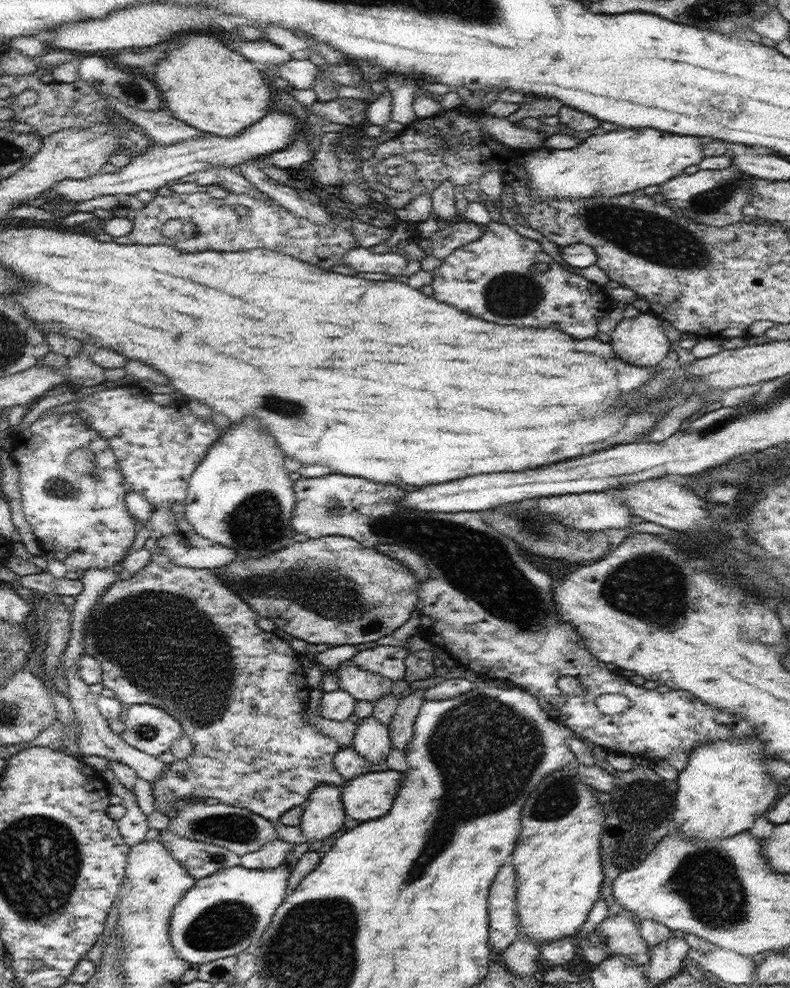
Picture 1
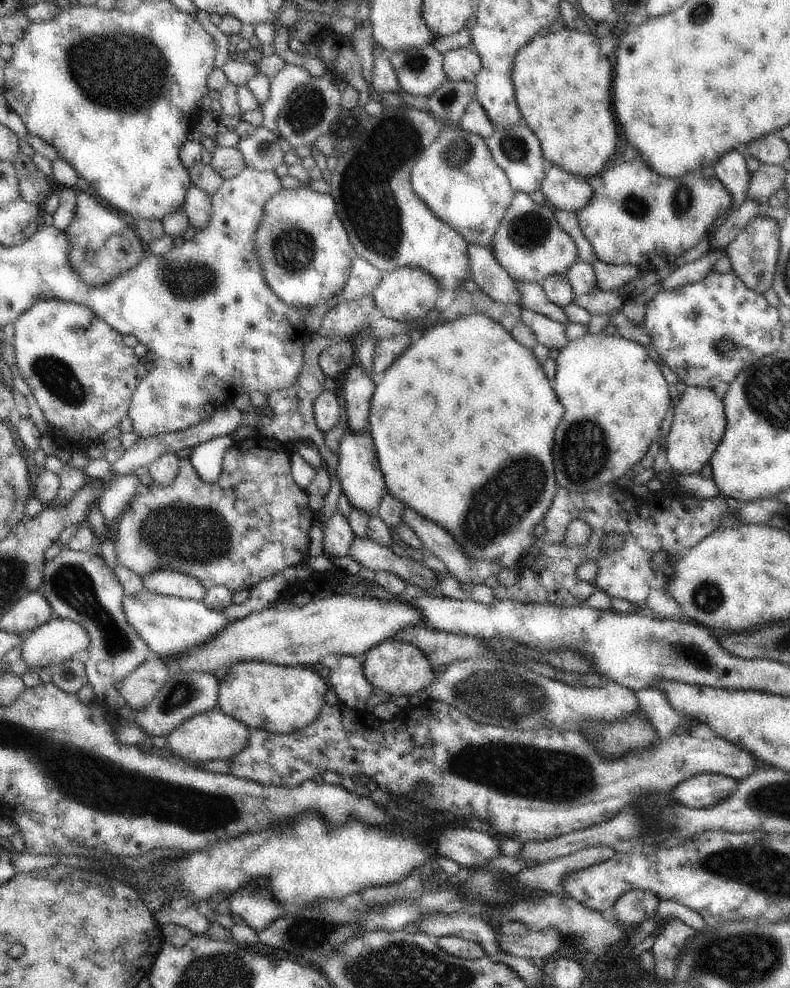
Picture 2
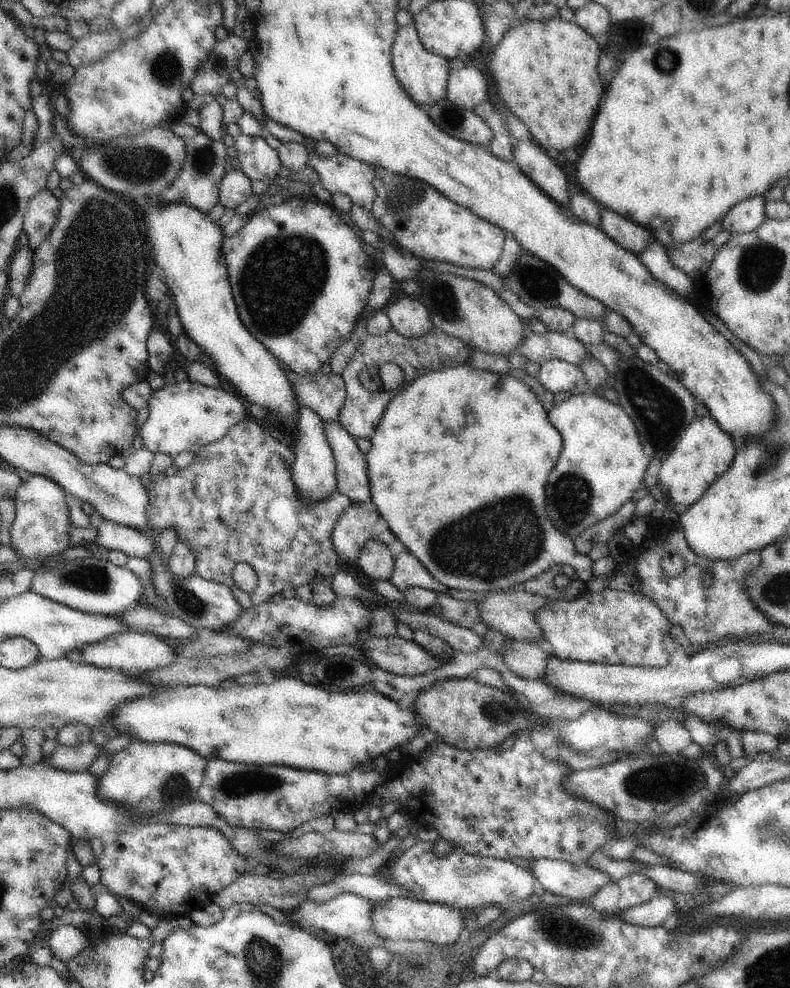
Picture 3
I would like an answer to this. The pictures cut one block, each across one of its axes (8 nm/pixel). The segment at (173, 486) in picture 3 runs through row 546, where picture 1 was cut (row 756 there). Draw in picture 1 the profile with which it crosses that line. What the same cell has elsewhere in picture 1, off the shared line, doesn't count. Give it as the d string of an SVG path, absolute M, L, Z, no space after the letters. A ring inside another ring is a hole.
M153 551L150 562L144 568L142 568L142 570L138 570L138 572L136 574L133 574L132 578L128 580L122 580L118 578L105 591L106 592L102 594L102 598L100 598L100 602L98 602L98 604L94 606L92 614L88 615L88 618L86 618L85 635L83 642L85 654L88 656L93 656L94 658L96 658L96 660L100 661L103 672L101 683L104 684L106 688L110 688L110 690L113 690L115 697L118 700L123 701L126 706L139 703L148 703L149 705L154 705L158 708L161 708L162 710L165 710L170 716L177 718L177 720L180 721L180 724L182 725L184 734L186 734L190 738L190 741L193 745L191 755L188 756L188 758L185 758L184 760L176 759L174 763L169 765L169 770L167 770L165 774L163 774L160 778L157 778L156 782L152 782L152 790L153 797L155 798L156 811L171 816L174 811L172 812L170 802L178 802L178 798L180 798L180 796L197 796L199 798L212 797L218 798L218 800L220 800L220 803L226 803L230 806L244 807L245 809L250 809L253 813L259 814L260 816L267 818L270 822L273 822L275 824L279 822L280 817L287 810L290 810L293 806L300 806L304 804L304 802L308 800L309 794L312 794L312 791L317 786L324 784L331 784L332 786L344 785L343 776L336 770L336 767L333 763L334 755L341 750L340 745L336 743L336 739L328 737L327 734L322 734L316 728L316 725L313 722L307 720L306 717L306 710L309 702L309 694L312 688L308 685L308 683L306 683L306 670L304 670L304 665L302 665L302 663L300 662L300 658L302 657L302 655L296 651L296 648L292 649L292 647L290 647L290 644L288 643L288 637L286 637L284 634L277 631L267 632L258 627L258 625L256 624L258 620L257 613L254 612L254 610L252 610L252 608L250 608L250 606L248 606L248 604L246 604L246 602L244 602L244 600L242 600L240 596L236 596L236 594L234 594L231 588L228 588L228 586L225 585L225 582L219 577L218 569L198 567L192 568L184 565L177 565L174 564L174 561L172 561L171 558L164 551Z

